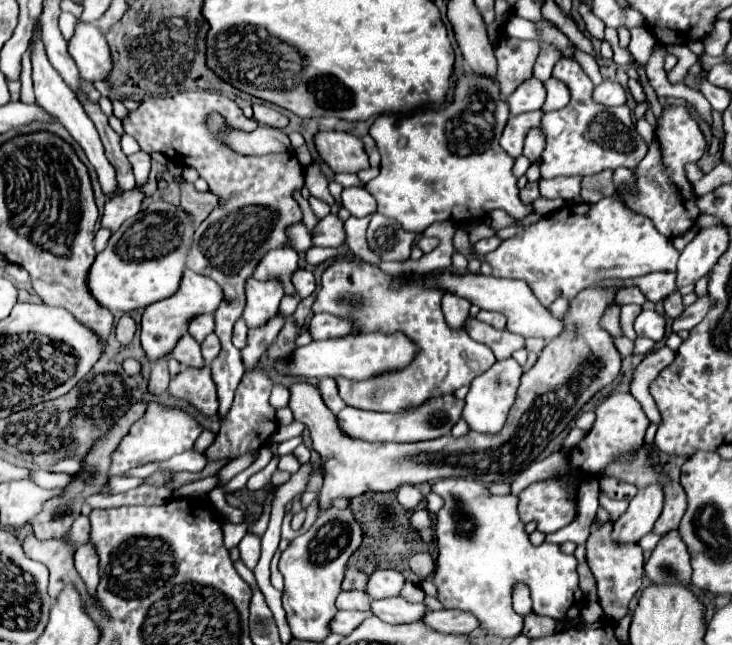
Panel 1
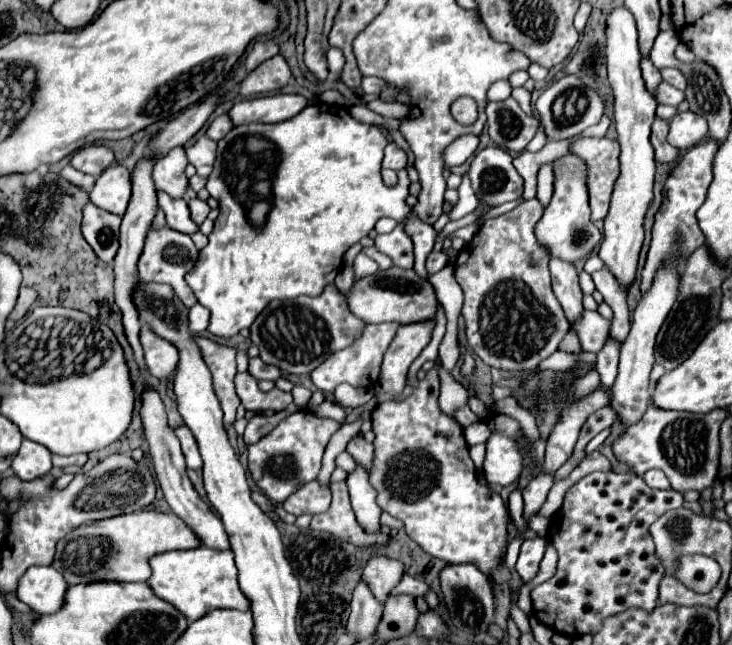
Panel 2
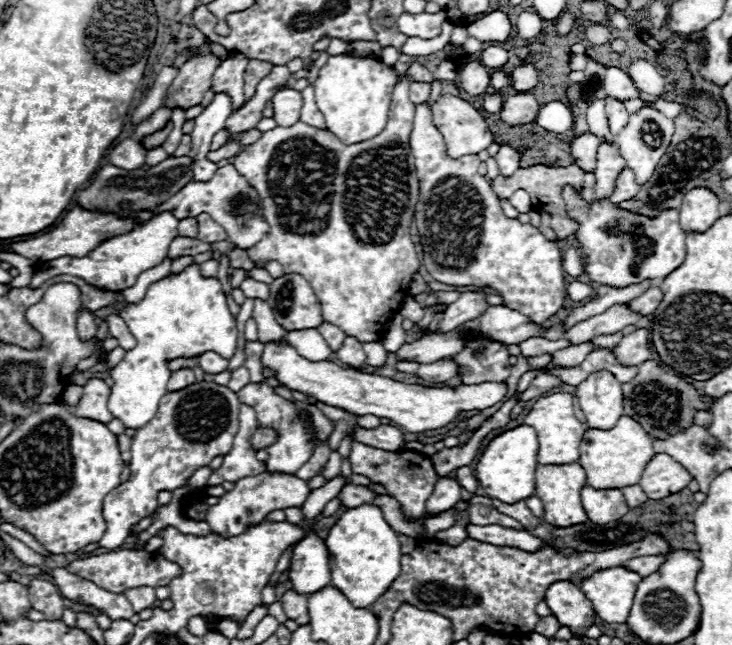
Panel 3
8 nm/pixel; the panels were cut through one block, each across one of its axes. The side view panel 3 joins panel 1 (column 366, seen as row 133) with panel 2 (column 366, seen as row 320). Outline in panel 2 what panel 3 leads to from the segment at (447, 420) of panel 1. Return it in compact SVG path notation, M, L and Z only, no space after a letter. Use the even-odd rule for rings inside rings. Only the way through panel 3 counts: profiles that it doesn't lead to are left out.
M346 482L332 484L332 506L328 508L328 512L314 516L310 528L330 532L350 544L356 544L356 546L366 546L366 544L384 546L388 542L386 534L368 534L356 522L356 516L352 512L350 498L348 498Z

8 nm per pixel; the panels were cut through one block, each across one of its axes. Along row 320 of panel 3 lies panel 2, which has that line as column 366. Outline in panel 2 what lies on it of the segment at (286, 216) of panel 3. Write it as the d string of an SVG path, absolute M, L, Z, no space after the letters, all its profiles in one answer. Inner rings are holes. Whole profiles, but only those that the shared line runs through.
M390 322L390 324L368 324L364 328L362 336L350 348L344 348L340 352L334 352L324 364L320 364L310 374L312 376L312 382L316 384L316 388L322 390L322 392L334 392L334 388L338 384L342 384L342 382L348 382L352 386L372 386L372 384L376 384L376 380L380 376L382 354L386 352L388 344L392 342L398 326L400 324L396 324L396 322Z

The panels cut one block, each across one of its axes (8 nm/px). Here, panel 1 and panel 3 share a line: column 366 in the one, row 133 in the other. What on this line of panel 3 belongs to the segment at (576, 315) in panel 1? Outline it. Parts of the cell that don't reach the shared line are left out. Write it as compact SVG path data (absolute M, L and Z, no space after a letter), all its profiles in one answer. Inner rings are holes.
M442 94L432 104L432 114L452 158L478 154L492 144L492 132L486 120L470 102L458 96Z

